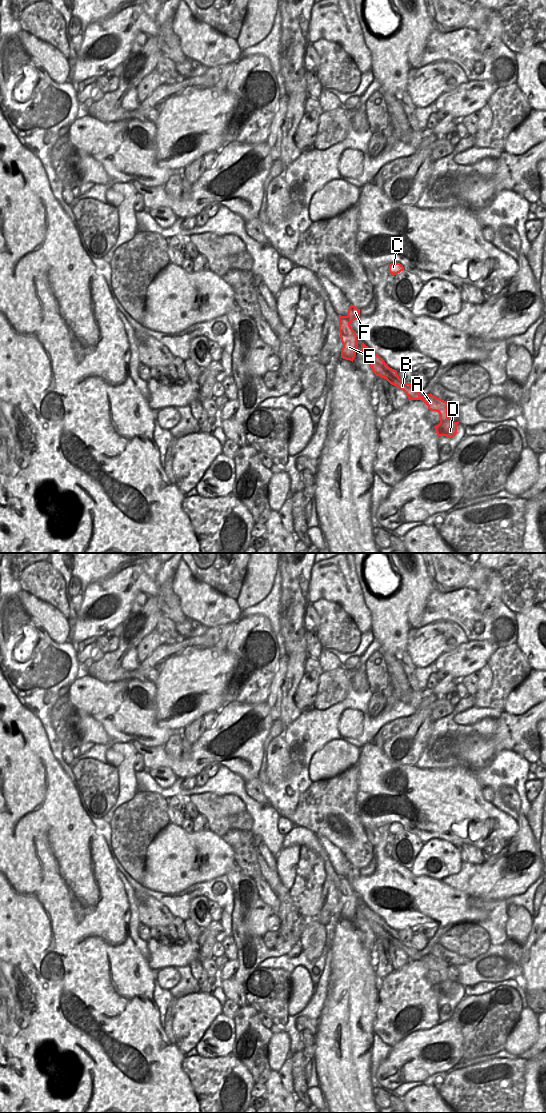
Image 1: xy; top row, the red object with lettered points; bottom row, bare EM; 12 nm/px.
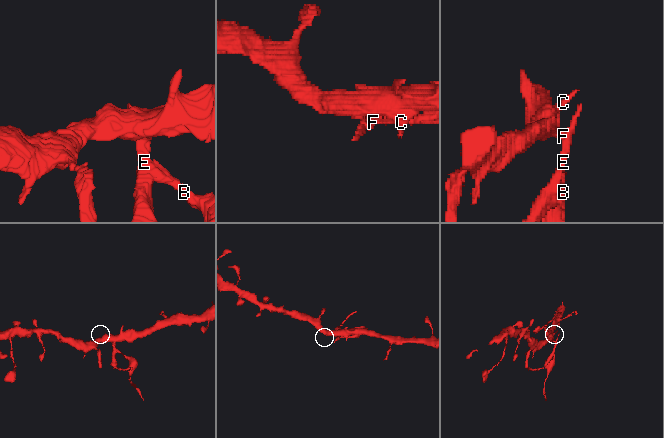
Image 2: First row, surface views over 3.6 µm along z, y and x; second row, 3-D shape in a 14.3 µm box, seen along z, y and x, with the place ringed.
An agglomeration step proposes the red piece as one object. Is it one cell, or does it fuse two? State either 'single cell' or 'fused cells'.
fused cells

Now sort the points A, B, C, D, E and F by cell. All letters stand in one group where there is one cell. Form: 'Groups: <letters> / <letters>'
Groups: A B D E / C F.

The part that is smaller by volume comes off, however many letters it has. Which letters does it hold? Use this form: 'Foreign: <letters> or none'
Foreign: A, B, D, E

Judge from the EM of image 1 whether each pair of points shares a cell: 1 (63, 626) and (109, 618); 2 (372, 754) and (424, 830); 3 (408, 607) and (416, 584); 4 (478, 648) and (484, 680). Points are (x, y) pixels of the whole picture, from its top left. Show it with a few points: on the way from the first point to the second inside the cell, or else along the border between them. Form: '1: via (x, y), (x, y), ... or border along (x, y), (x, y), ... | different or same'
1: border along (71, 624), (71, 634), (68, 639) | different
2: via (392, 774), (407, 786), (424, 806), (424, 810) | same
3: via (408, 601), (413, 590) | same
4: border along (486, 663), (479, 671) | different

